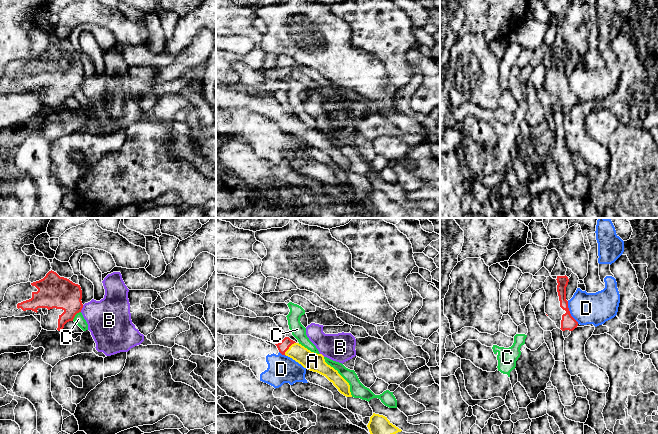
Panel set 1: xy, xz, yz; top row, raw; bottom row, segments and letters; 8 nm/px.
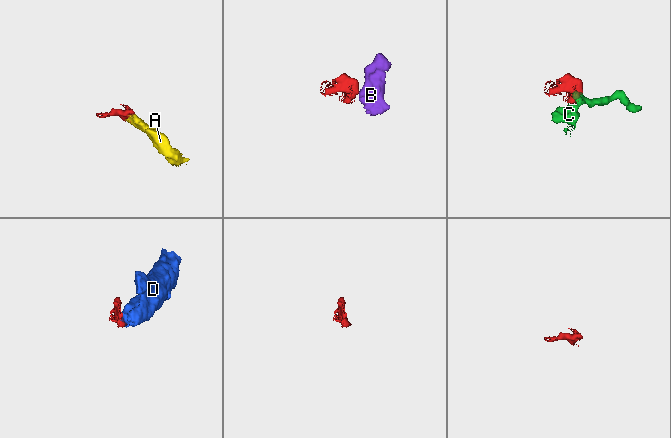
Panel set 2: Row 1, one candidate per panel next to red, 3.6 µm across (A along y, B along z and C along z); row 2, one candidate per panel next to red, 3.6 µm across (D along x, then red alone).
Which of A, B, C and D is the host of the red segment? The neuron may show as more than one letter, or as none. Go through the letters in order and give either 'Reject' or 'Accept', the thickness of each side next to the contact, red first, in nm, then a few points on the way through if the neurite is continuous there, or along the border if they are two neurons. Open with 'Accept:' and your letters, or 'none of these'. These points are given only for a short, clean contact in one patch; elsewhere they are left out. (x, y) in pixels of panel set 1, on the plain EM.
Accept: A
A: Accept. Thickness 90 nm (red) against 150 nm. Path across: xz (283, 122), (288, 124), (295, 126), (312, 137)
B: Reject. Thickness 260 nm (red) against 360 nm. Boundary: xy (83, 81), (80, 87)
C: Reject. Thickness 260 nm (red) against 80 nm. Boundary: xy (80, 87), (72, 96)
D: Reject. Thickness 110 nm (red) against 260 nm. Boundary: yz (567, 77), (569, 89), (578, 99)

